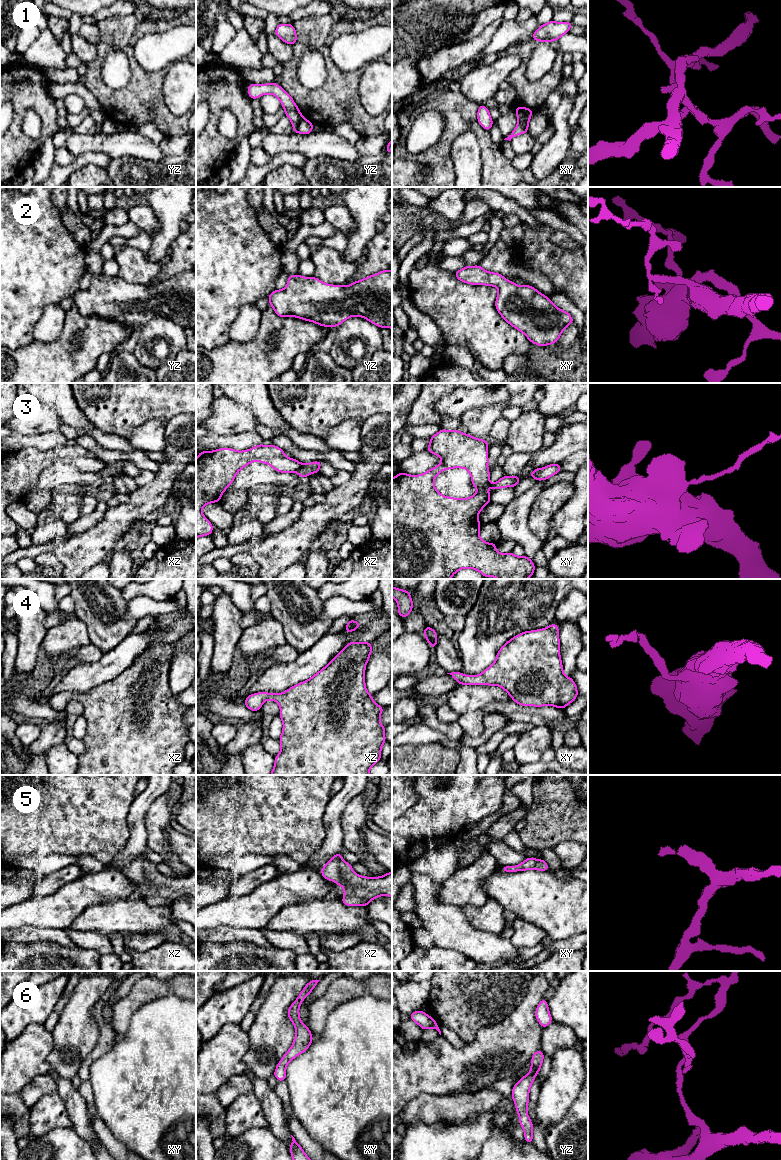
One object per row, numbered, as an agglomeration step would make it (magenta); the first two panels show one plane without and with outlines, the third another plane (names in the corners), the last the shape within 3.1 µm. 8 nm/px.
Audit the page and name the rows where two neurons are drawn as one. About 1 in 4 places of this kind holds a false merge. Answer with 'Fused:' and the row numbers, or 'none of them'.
Fused: 1

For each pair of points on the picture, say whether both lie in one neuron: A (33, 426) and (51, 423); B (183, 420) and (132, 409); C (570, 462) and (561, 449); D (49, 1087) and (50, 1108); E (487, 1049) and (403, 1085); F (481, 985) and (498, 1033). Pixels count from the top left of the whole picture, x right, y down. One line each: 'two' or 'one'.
A: one
B: two
C: two
D: two
E: one
F: two

